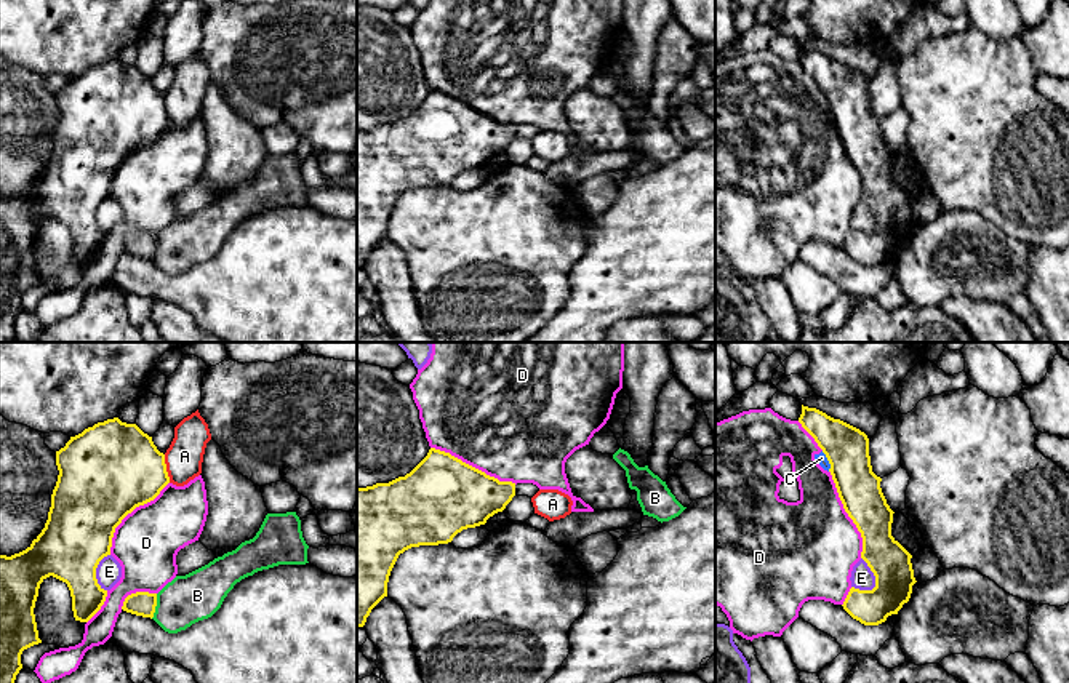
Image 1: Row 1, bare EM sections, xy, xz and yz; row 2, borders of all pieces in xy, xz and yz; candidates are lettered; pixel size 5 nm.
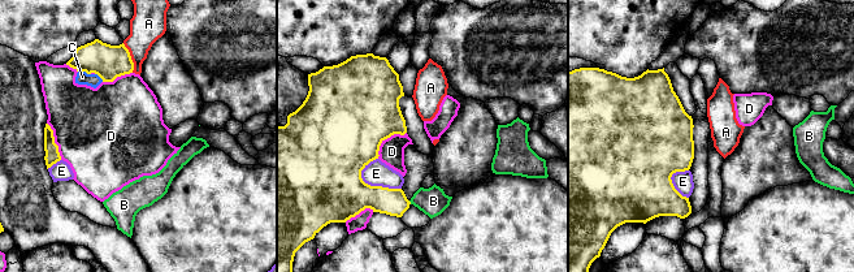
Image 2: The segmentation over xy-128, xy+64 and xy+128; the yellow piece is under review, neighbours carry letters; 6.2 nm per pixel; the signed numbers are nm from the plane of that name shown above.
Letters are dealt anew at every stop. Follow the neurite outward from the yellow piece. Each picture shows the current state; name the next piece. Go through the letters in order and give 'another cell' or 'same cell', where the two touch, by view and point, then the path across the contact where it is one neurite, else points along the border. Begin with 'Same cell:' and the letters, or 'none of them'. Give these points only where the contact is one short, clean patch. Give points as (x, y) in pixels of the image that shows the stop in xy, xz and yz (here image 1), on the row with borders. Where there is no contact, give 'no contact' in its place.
Same cell: none of them
A: another cell | xy (165, 469)
B: another cell | xy (154, 607) | along xy (157, 594), (157, 603), (151, 618)
C: another cell | yz (828, 459) | along yz (821, 451), (829, 464), (829, 471)
D: another cell | yz (847, 512)
E: another cell | yz (874, 575)

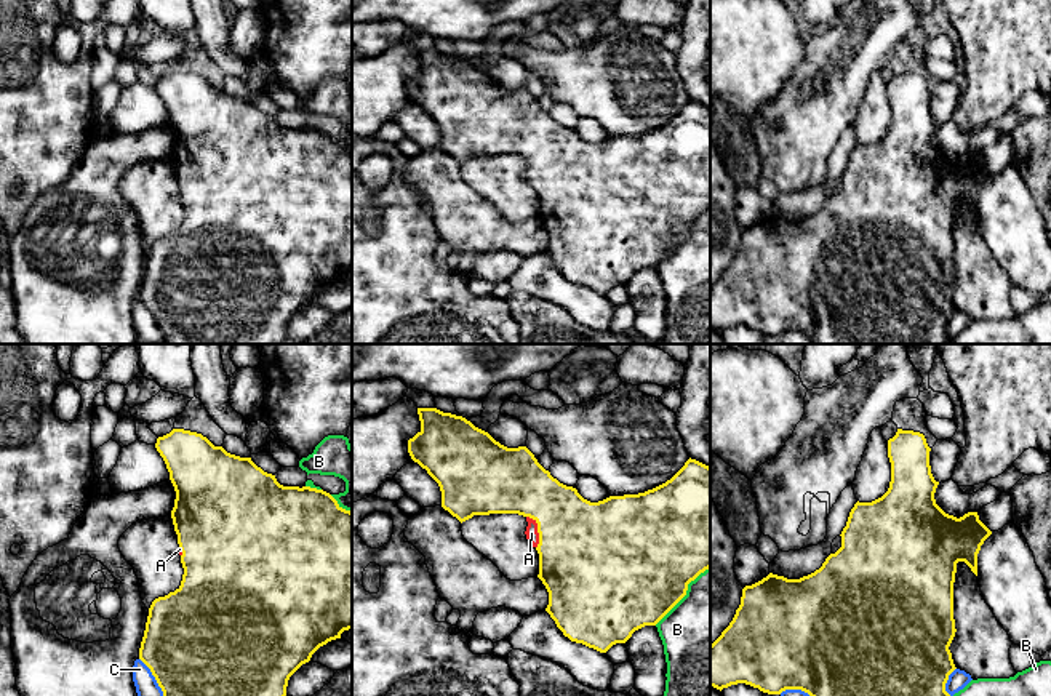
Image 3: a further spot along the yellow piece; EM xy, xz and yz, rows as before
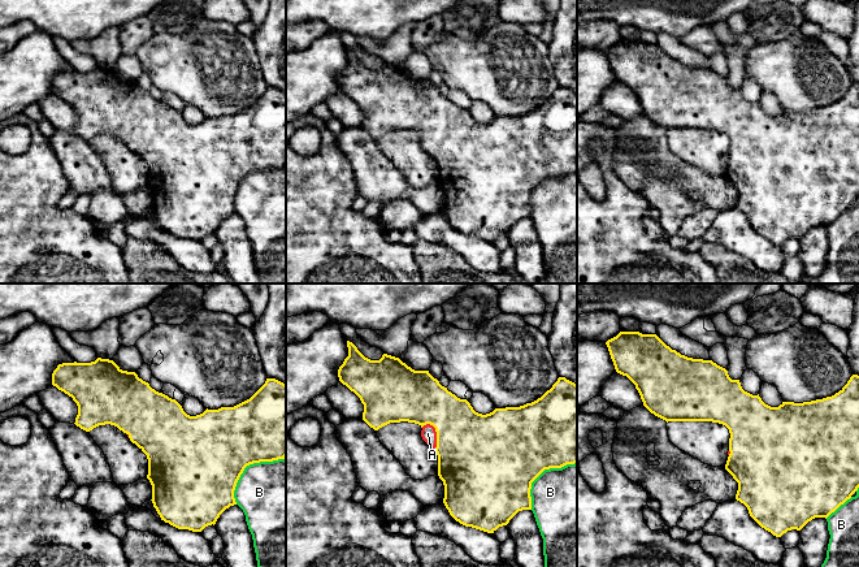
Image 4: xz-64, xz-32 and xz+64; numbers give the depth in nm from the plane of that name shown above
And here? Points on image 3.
Same cell: A
A: same cell | xz (538, 532) | across xz (584, 548), (565, 532), (538, 532), (531, 533)
B: another cell | xz (685, 594)
C: another cell | xy (154, 676)

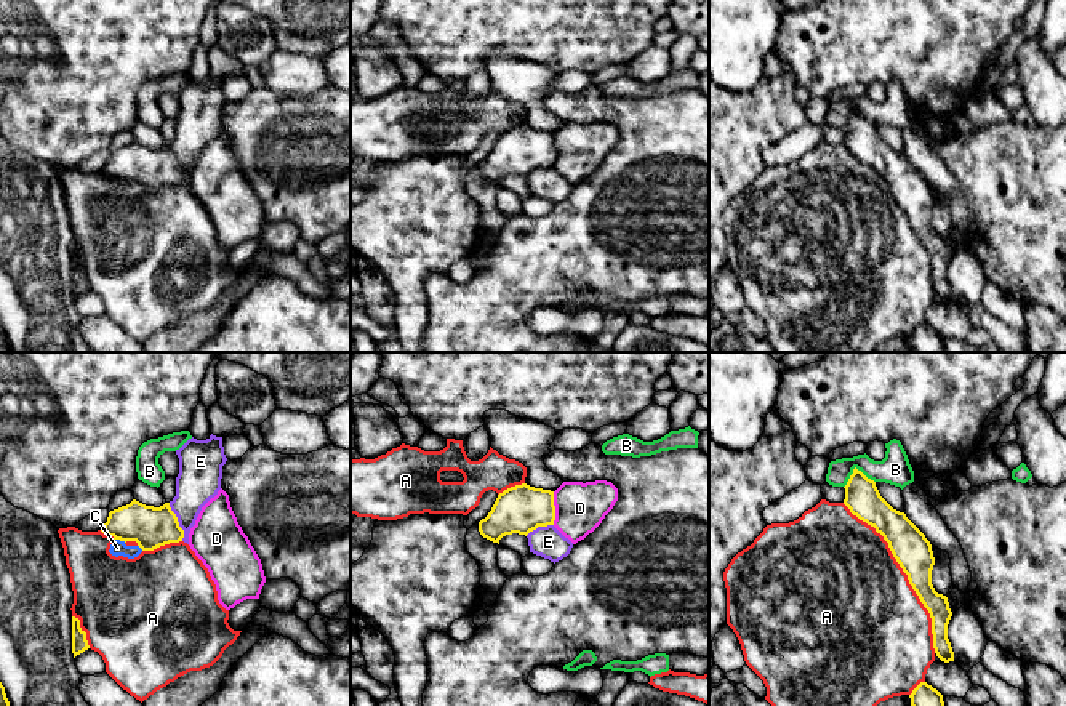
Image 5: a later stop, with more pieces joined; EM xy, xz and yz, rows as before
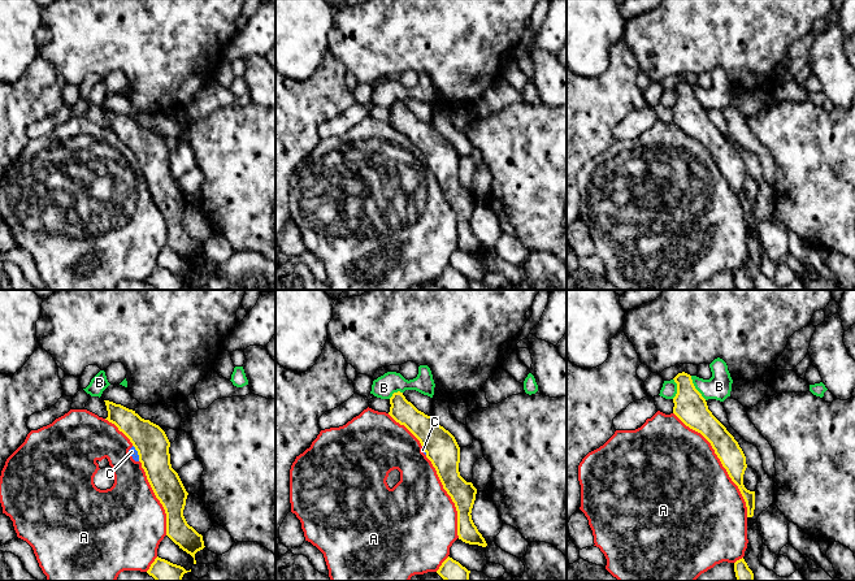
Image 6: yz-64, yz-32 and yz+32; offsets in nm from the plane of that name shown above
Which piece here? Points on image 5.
Same cell: none of them
A: another cell | yz (906, 573)
B: another cell | yz (855, 468)
C: another cell | xy (120, 540) | along xy (114, 538), (125, 541)
D: another cell | xz (554, 508)
E: another cell | xy (178, 522)

